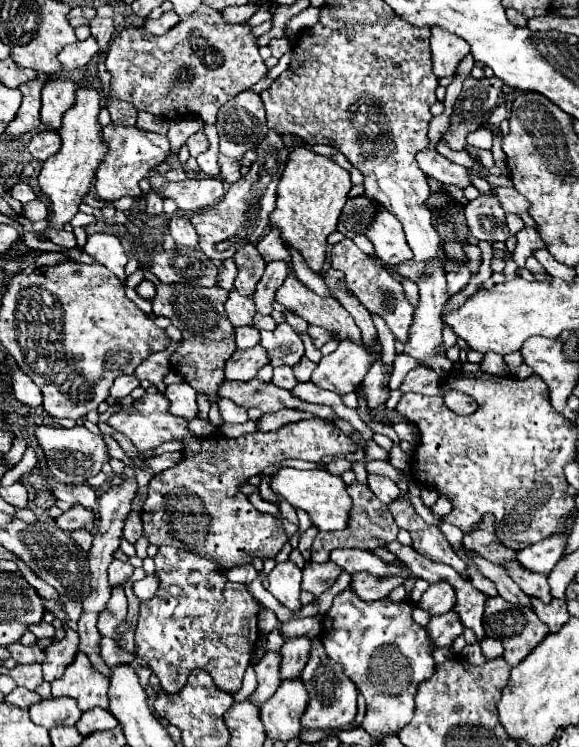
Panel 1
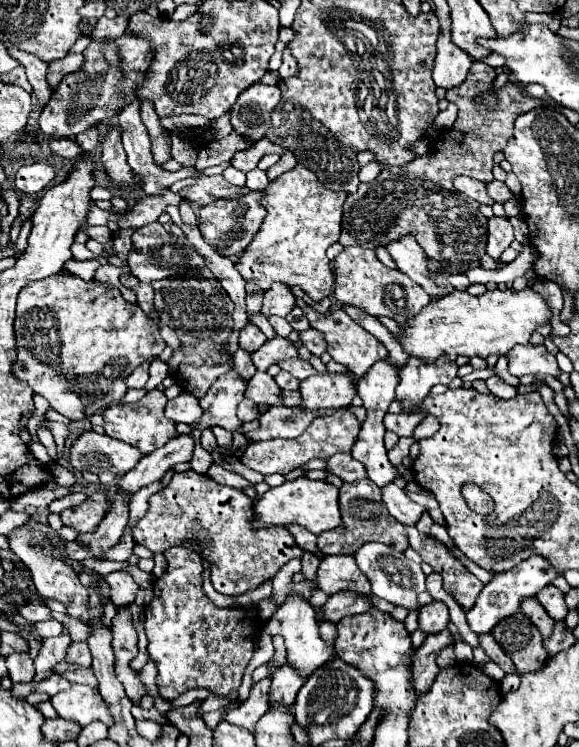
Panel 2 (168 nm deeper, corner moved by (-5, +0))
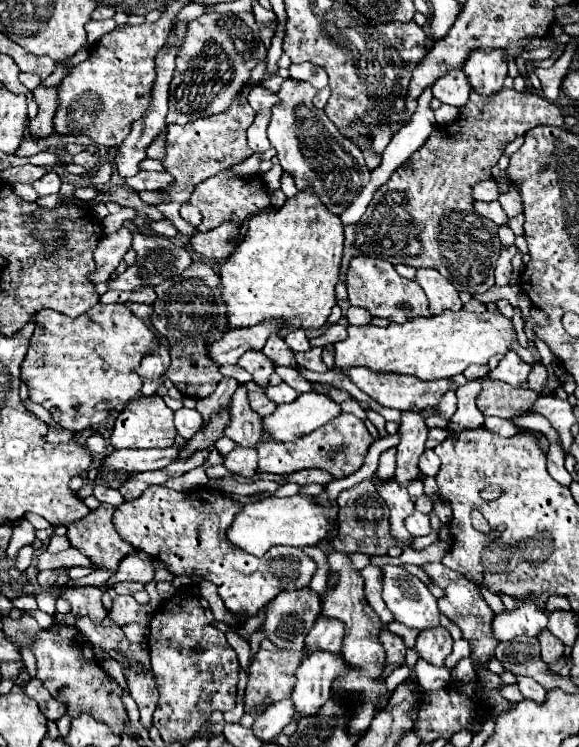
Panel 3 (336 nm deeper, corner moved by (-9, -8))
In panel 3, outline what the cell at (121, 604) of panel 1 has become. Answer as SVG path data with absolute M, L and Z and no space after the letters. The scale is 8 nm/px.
M124 668L124 676L128 678L130 696L138 704L140 710L140 724L150 730L152 728L152 714L158 702L158 688L154 684L152 674L134 674L132 670Z

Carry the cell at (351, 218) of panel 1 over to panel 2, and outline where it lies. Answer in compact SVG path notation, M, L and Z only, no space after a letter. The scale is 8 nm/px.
M474 62L466 80L458 88L448 90L446 98L456 102L460 112L454 126L442 130L444 142L410 162L410 166L382 170L376 180L370 184L360 184L358 192L348 194L344 202L342 234L338 240L342 246L358 244L376 248L386 246L386 242L392 242L402 234L414 234L430 258L438 258L442 264L448 264L450 260L450 274L480 266L480 258L486 254L488 220L480 214L478 202L454 190L452 178L456 174L466 174L484 183L494 180L494 154L504 150L508 138L512 136L516 116L536 106L552 106L550 100L542 102L524 96L518 86L504 86L496 90L500 102L494 110L478 110L472 102L472 96L478 94L478 90L492 88L494 76L494 68L486 66L484 62Z

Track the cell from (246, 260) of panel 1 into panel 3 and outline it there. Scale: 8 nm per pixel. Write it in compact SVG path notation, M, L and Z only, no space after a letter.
M270 336L264 350L262 350L270 360L274 360L276 364L282 364L282 366L294 366L296 360L294 360L294 352L286 346L284 340L280 338L274 338Z

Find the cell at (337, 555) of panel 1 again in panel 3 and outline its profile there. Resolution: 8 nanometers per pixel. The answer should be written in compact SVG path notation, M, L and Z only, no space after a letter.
M384 566L384 602L394 618L410 628L428 630L440 624L436 598L426 584L402 566Z

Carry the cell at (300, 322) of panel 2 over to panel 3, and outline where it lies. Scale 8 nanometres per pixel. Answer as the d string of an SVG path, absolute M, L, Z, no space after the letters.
M332 324L328 326L320 336L309 339L311 346L318 346L318 348L324 348L328 344L336 344L340 342L342 338L346 338L346 324Z

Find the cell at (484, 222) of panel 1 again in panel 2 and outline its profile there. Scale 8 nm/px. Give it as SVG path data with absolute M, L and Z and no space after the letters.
M500 216L488 218L488 244L486 244L486 252L494 260L500 258L500 254L512 244L512 240L514 240L514 228L512 228L508 218L500 218Z

